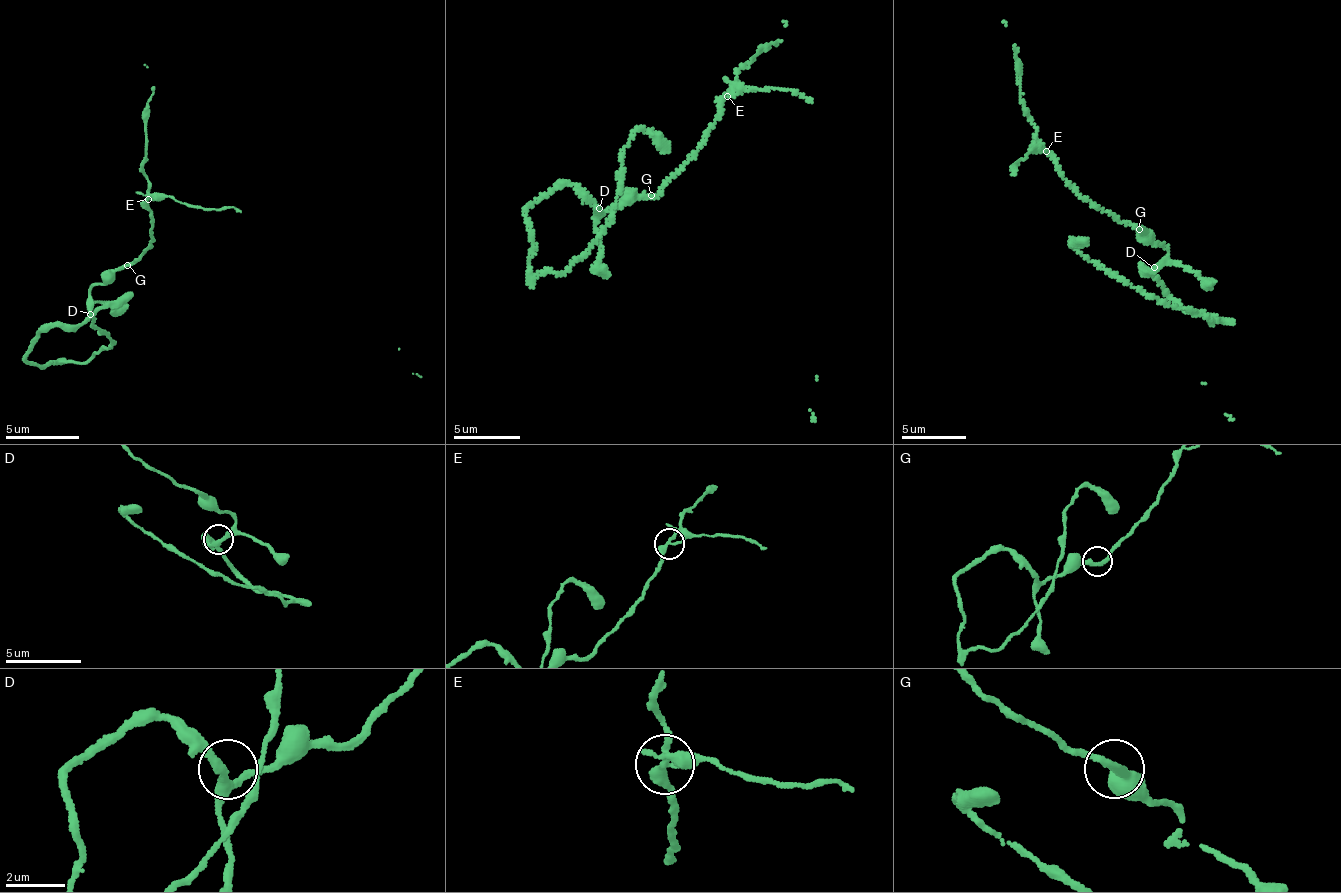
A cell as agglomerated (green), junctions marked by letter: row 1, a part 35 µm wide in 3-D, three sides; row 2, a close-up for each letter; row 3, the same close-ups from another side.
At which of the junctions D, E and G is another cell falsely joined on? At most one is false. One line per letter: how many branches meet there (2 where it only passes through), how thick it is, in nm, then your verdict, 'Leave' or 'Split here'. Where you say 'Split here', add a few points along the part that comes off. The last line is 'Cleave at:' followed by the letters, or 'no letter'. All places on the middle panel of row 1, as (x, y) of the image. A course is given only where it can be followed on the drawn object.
D: Branches: 2. Thickness 280 nm. Leave
E: Branches: 2. Thickness 280 nm. Split here. Course of the part to remove: (728, 97), (766, 87), (797, 90), (812, 102)
G: Branches: 2. Thickness 240 nm. Leave
Cleave at: E

